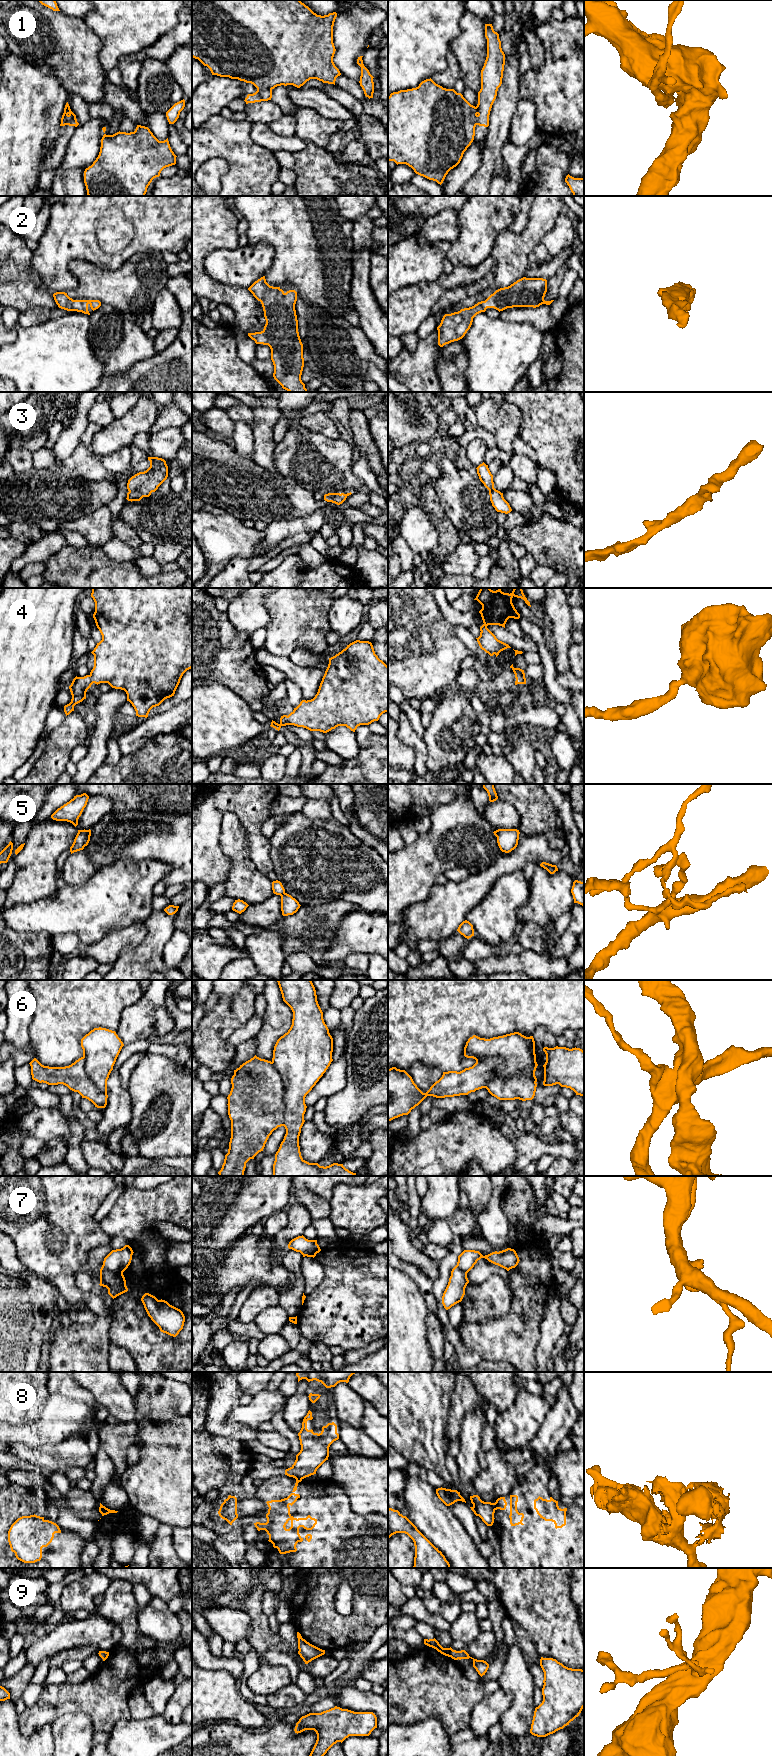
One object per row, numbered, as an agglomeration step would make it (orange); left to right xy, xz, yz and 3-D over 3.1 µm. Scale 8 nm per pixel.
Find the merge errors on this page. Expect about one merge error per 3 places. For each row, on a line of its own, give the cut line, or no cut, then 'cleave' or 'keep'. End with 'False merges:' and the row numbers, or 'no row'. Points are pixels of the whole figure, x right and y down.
1: cut in xy along (76, 120), (68, 117), (66, 124); cleave
2: no cut; keep
3: no cut; keep
4: no cut; keep
5: cut in xy along (88, 830), (83, 846); cleave
6: cut in xz along (271, 1062), (280, 1075), (284, 1087), (283, 1125); cleave
7: cut in xy along (102, 1265), (109, 1270), (122, 1273); cleave
8: cut in yz along (493, 1503), (495, 1509); cleave
9: no cut; keep
False merges: 1, 5, 6, 7, 8

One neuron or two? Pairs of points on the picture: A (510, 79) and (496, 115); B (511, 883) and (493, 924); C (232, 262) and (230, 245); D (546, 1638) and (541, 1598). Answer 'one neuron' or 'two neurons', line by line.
A: one neuron
B: one neuron
C: two neurons
D: one neuron

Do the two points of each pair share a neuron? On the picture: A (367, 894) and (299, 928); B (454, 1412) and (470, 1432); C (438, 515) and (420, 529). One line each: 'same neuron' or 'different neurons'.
A: different neurons
B: different neurons
C: same neuron

